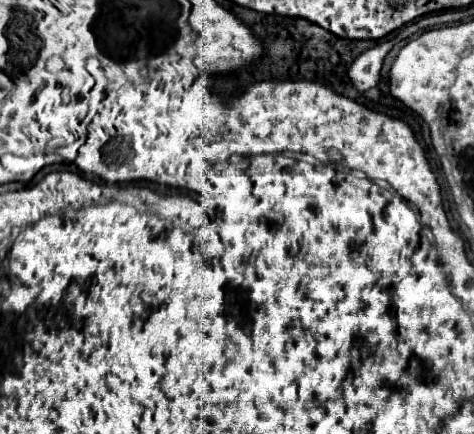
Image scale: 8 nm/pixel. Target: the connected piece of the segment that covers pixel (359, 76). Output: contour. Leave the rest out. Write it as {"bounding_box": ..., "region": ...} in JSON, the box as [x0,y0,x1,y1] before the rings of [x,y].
{"bounding_box":[347,40,395,92],"region":[[[395,40],[381,42],[381,44],[373,46],[371,50],[363,52],[359,58],[353,60],[347,74],[349,74],[351,82],[355,84],[355,88],[359,92],[367,92],[369,88],[379,84],[379,80],[381,80],[381,64],[383,64],[385,56],[389,54],[389,50],[393,48],[393,44],[395,44]]]}

